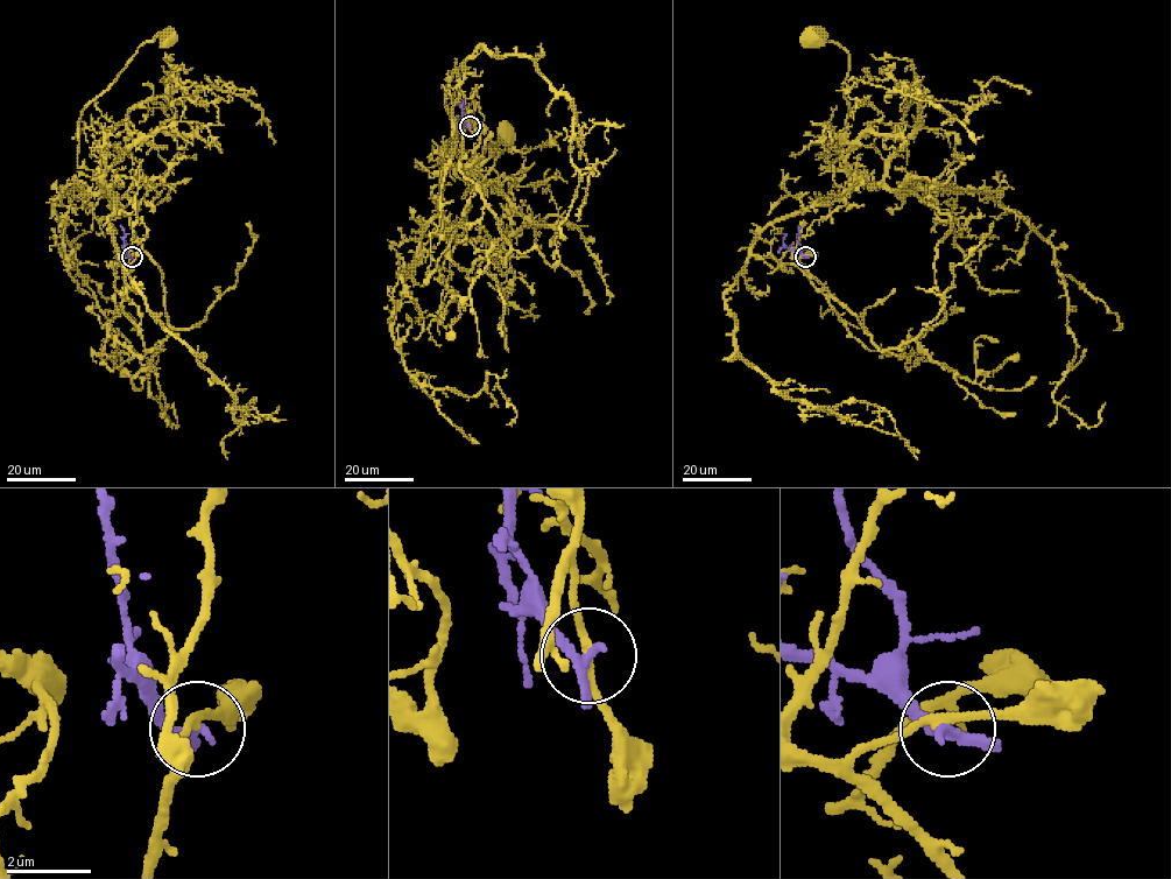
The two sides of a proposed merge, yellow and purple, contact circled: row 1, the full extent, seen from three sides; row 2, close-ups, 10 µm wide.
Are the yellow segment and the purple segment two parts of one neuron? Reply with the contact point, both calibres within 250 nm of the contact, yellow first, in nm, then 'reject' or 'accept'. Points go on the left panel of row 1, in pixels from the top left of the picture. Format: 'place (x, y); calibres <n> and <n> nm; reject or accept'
place (132, 257); calibres 190 and 240 nm; reject

